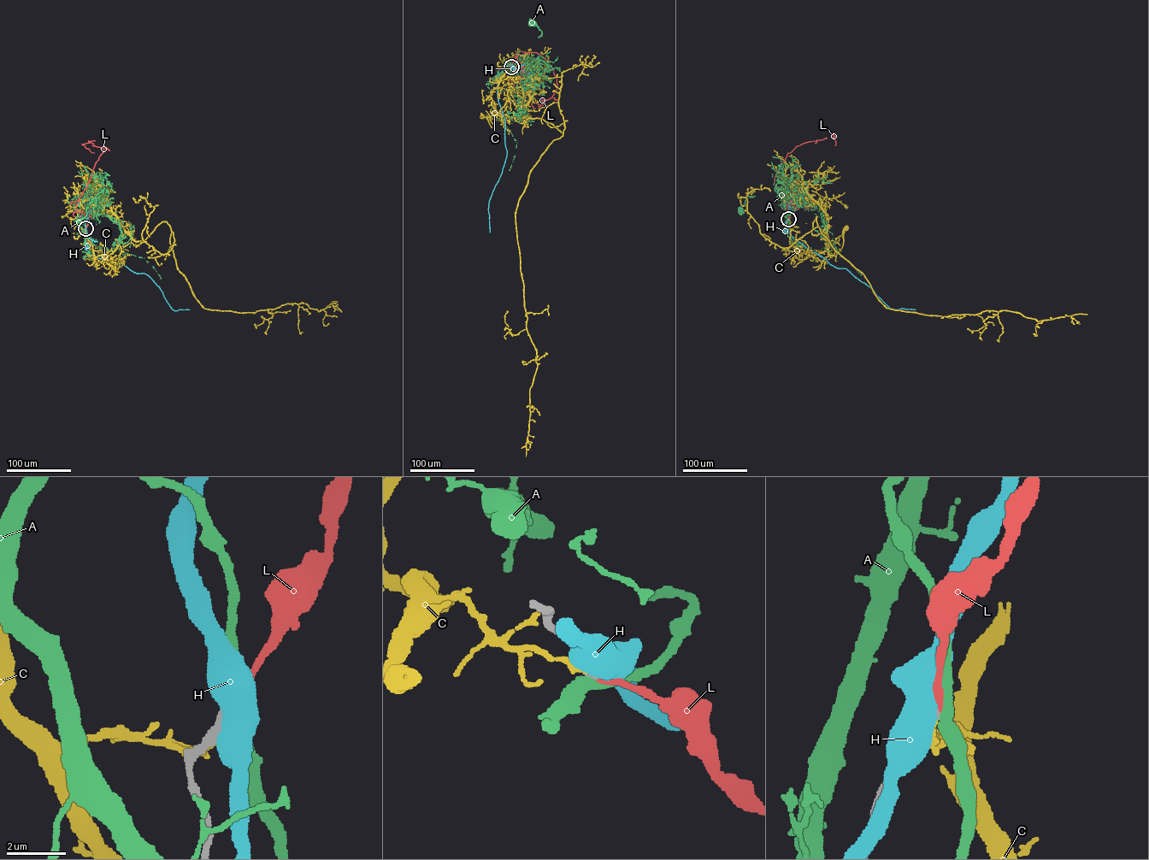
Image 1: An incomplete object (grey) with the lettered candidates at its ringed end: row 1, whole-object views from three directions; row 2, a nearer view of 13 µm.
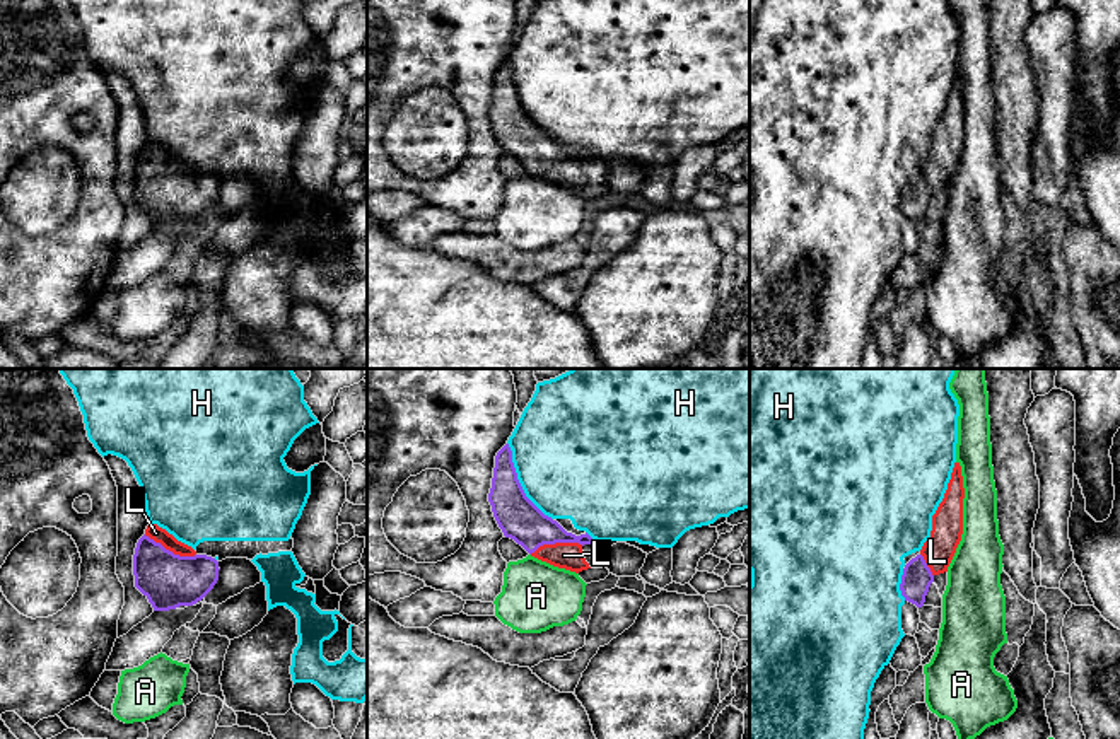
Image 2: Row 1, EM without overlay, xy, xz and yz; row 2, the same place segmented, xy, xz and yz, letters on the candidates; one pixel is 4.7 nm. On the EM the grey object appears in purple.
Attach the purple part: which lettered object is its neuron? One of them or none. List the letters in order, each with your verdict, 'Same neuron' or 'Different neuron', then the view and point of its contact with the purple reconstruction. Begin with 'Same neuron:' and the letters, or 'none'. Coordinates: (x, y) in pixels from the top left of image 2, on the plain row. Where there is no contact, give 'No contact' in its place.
Same neuron: L
A: Different neuron. No contact
C: Different neuron. No contact
H: Different neuron. Touches purple at xz (518, 99)
L: Same neuron. Touches purple at xz (555, 159)

